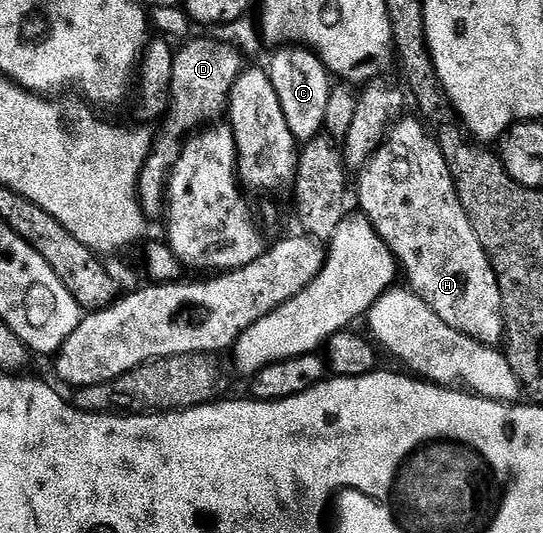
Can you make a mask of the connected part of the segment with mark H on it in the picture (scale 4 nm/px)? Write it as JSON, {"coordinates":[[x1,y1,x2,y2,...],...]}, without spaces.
{"coordinates":[[404,117,397,120,382,142,381,146,371,156,369,162,365,164,356,179,356,187,358,183,358,193,356,189,356,201,360,203,359,210,373,225,377,231,377,235,388,245,390,252,399,263,399,268,403,273,405,282,409,290,414,292,440,319,444,321,444,325,452,325,452,329,456,329,456,333,464,333,468,337,472,337,476,341,480,341,489,347,498,347,500,341,506,337,506,318,504,317,504,309,502,308,502,298,500,297,500,285,496,273,492,269,492,265,488,261,488,253,484,253,484,245,480,245,480,237,476,237,476,229,472,229,472,221,468,221,468,213,464,213,464,205,460,205,460,197,456,193,456,185,454,179,450,176,450,166,448,161,440,150,435,136,427,129,427,126,419,119,409,119]]}

